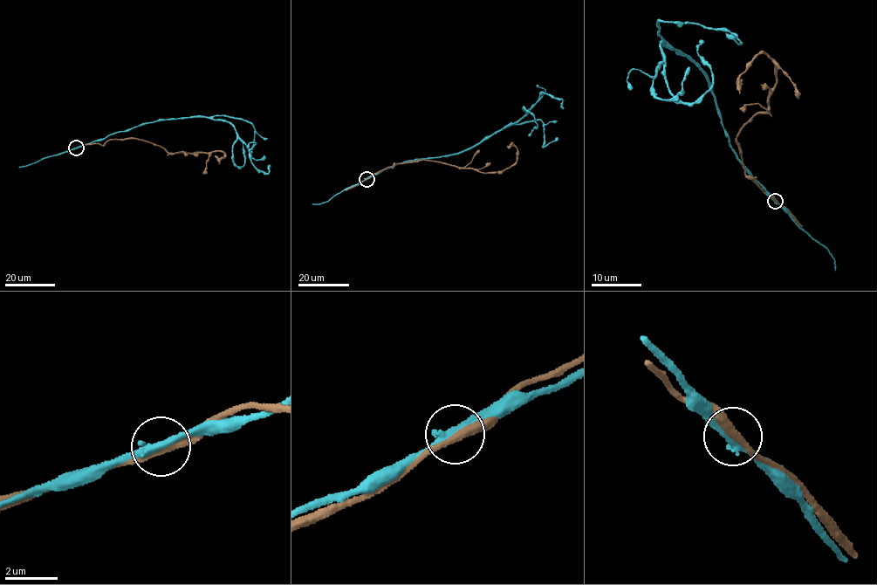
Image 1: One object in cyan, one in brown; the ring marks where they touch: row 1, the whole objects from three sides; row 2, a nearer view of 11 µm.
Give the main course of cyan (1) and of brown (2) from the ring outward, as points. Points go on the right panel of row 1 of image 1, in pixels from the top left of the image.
1: (776, 200), (731, 147), (705, 71), (663, 42), (668, 92), (693, 102), (712, 83), (697, 51), (701, 40)
2: (776, 200), (747, 176), (736, 141), (743, 123), (766, 111), (775, 59), (758, 54), (736, 81)

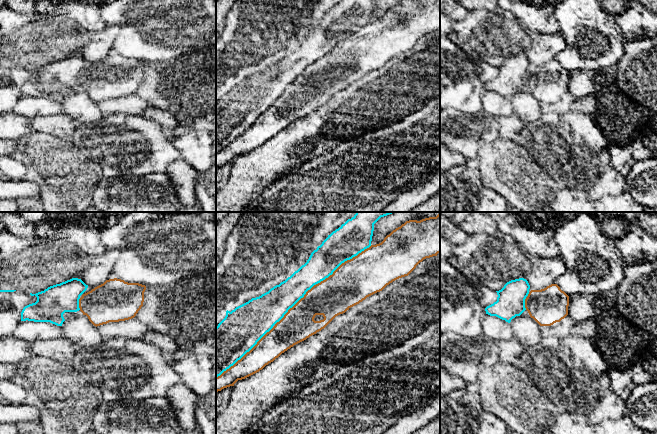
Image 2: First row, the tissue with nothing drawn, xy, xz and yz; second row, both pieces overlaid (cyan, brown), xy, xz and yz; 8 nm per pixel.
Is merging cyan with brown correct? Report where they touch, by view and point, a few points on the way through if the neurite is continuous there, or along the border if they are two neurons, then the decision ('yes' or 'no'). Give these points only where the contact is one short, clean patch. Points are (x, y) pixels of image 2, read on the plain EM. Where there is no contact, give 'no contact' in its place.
contact xz (321, 56); no

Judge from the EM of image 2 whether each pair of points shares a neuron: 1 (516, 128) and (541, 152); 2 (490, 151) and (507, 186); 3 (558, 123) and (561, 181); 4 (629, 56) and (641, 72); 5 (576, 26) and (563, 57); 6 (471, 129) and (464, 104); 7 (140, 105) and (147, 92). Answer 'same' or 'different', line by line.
1: different
2: same
3: same
4: same
5: same
6: different
7: different

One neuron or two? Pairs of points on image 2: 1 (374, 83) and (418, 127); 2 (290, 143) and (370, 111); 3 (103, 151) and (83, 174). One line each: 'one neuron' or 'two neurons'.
1: two neurons
2: one neuron
3: two neurons

